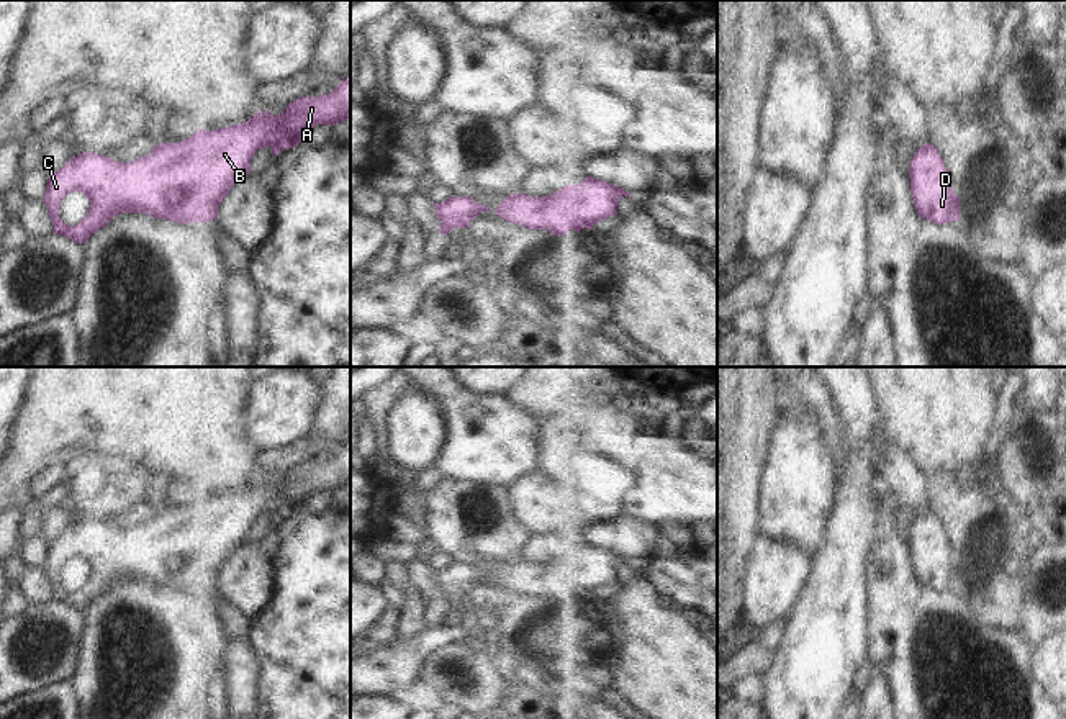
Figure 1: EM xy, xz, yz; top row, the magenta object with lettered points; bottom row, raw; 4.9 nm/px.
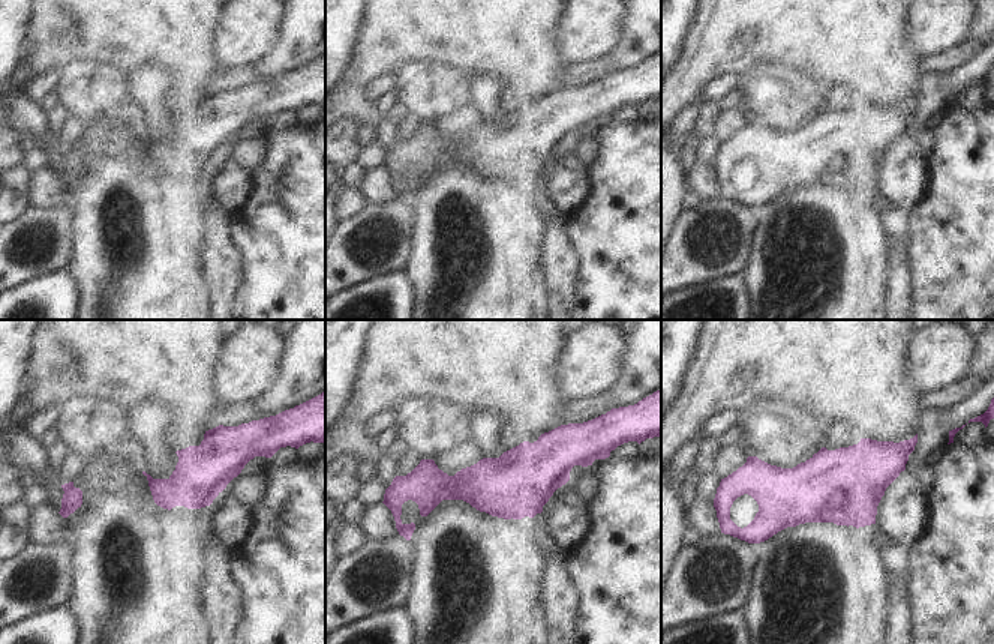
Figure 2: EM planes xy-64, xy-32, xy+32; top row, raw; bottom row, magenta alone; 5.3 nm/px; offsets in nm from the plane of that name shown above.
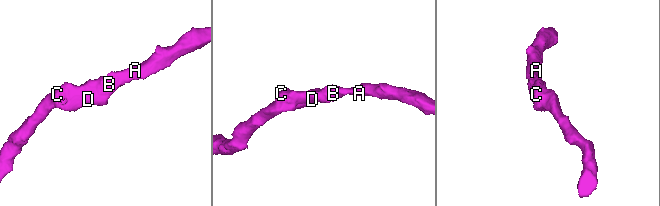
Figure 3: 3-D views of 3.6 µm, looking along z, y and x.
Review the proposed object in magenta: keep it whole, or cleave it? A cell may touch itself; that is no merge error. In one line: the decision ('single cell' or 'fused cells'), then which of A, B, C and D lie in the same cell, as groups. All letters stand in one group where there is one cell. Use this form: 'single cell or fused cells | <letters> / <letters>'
single cell | A B C D

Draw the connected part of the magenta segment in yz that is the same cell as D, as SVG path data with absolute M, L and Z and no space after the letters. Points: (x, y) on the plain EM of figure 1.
M927 509L915 518L909 542L919 583L935 591L960 588L960 565L950 552L945 529L933 511Z

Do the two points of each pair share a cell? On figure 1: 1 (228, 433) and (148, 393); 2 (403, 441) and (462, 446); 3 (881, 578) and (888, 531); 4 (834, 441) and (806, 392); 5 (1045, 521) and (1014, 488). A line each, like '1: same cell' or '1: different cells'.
1: same cell
2: different cells
3: same cell
4: same cell
5: same cell

